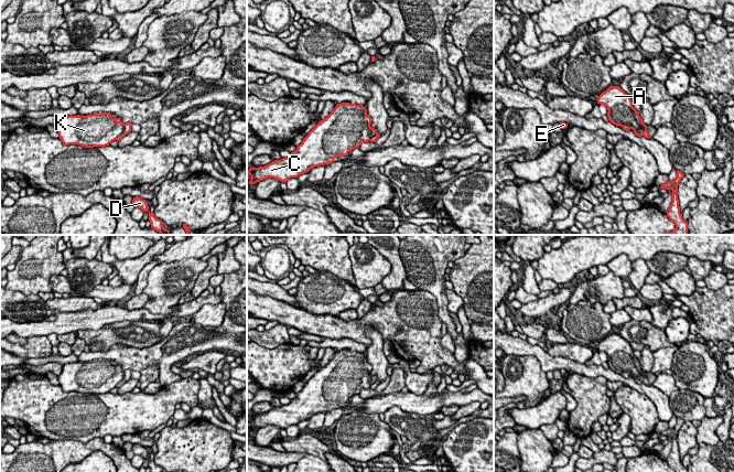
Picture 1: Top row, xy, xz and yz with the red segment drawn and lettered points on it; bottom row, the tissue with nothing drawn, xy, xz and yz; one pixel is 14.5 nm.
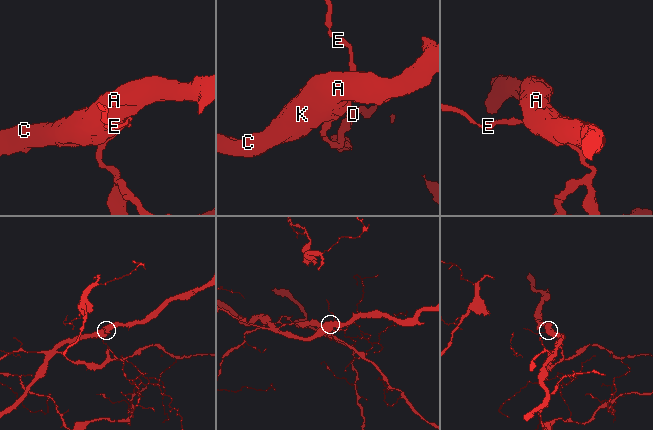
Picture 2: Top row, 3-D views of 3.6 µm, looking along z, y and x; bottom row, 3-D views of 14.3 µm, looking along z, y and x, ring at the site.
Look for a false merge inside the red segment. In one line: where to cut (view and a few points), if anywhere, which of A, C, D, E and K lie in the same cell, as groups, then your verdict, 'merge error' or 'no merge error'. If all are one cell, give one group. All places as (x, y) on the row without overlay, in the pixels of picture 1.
xy (125, 371), (123, 377), (115, 386) | A C K / D E | merge error

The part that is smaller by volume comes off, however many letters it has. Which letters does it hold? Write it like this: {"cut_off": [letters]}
{"cut_off": ["D", "E"]}

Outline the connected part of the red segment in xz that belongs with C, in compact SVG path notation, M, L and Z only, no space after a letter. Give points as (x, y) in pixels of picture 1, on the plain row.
M342 350L337 351L334 357L309 379L296 397L291 403L271 410L250 415L247 421L251 425L249 431L255 431L268 425L273 425L282 430L291 425L309 419L311 416L334 409L339 403L347 403L349 398L359 395L363 389L370 388L377 380L377 376L370 374L371 365L367 362L367 356L363 352Z

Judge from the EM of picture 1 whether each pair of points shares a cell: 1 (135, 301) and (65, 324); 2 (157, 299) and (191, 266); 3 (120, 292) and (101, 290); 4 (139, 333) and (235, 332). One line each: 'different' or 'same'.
1: different
2: same
3: same
4: different

